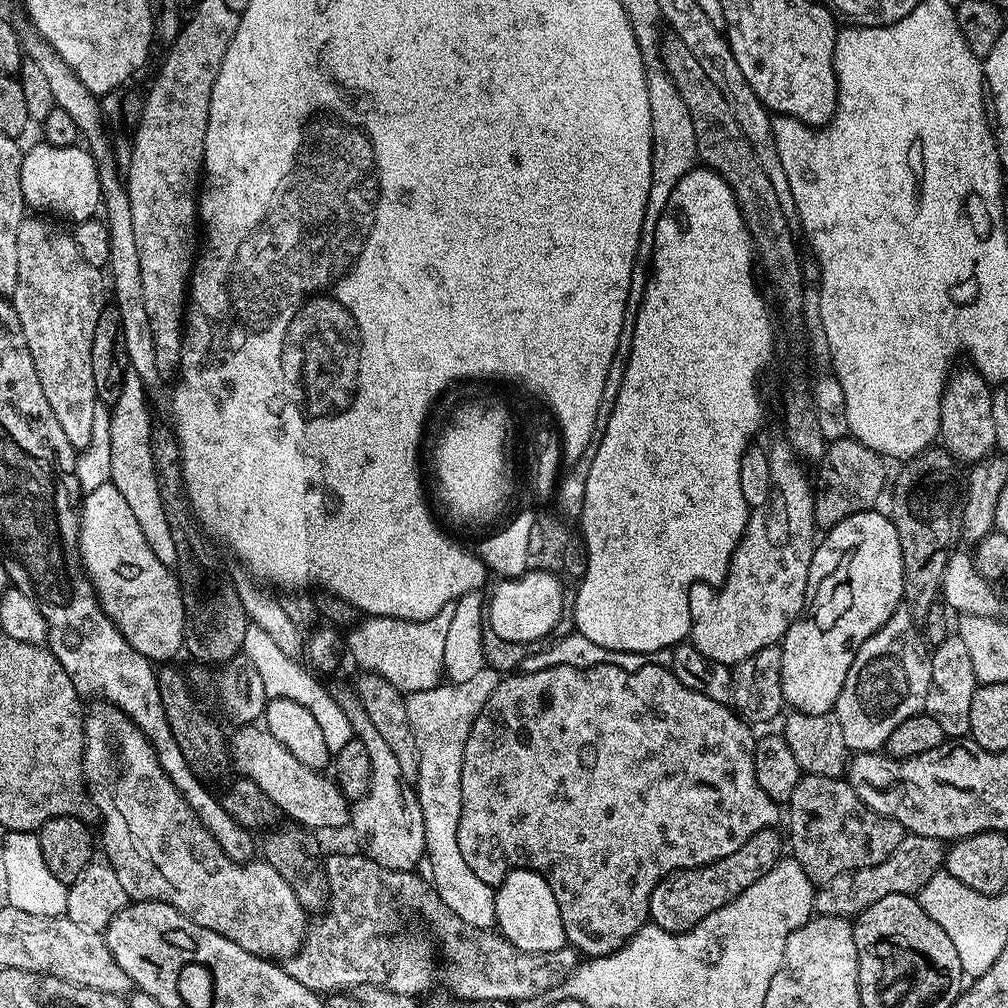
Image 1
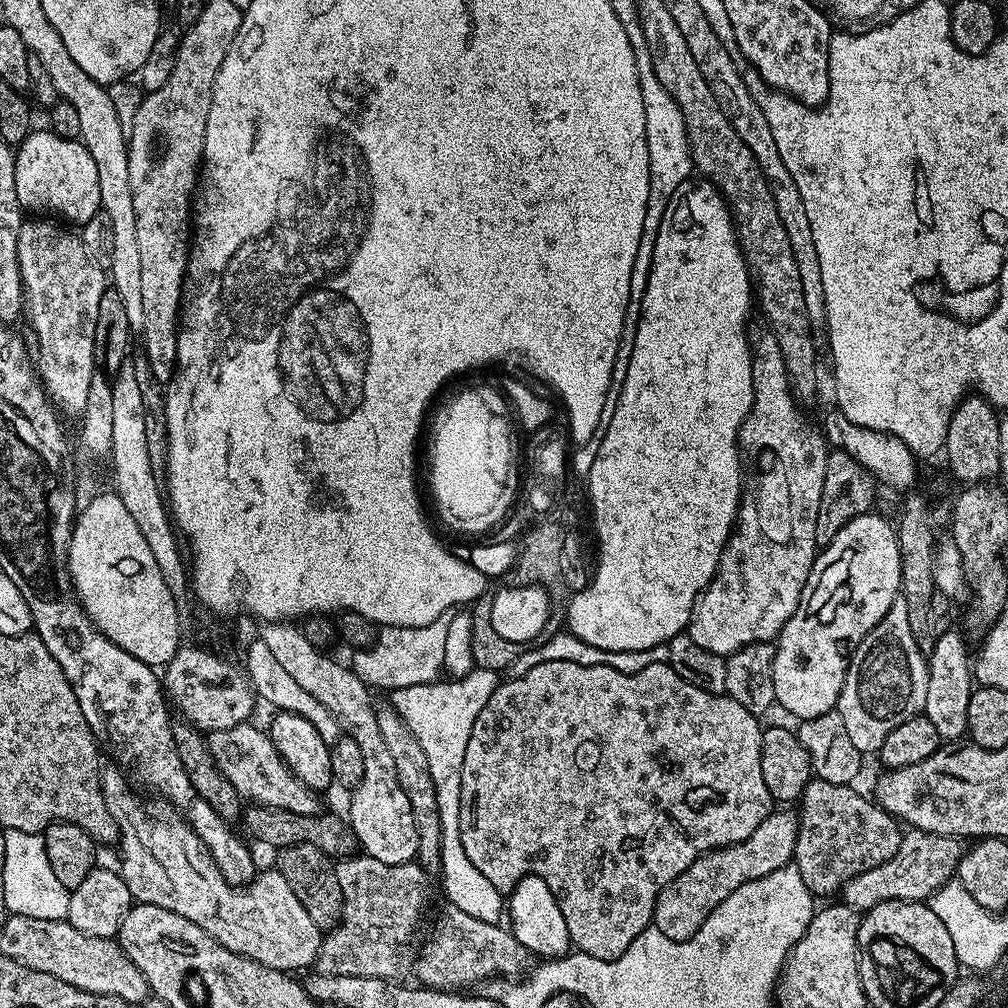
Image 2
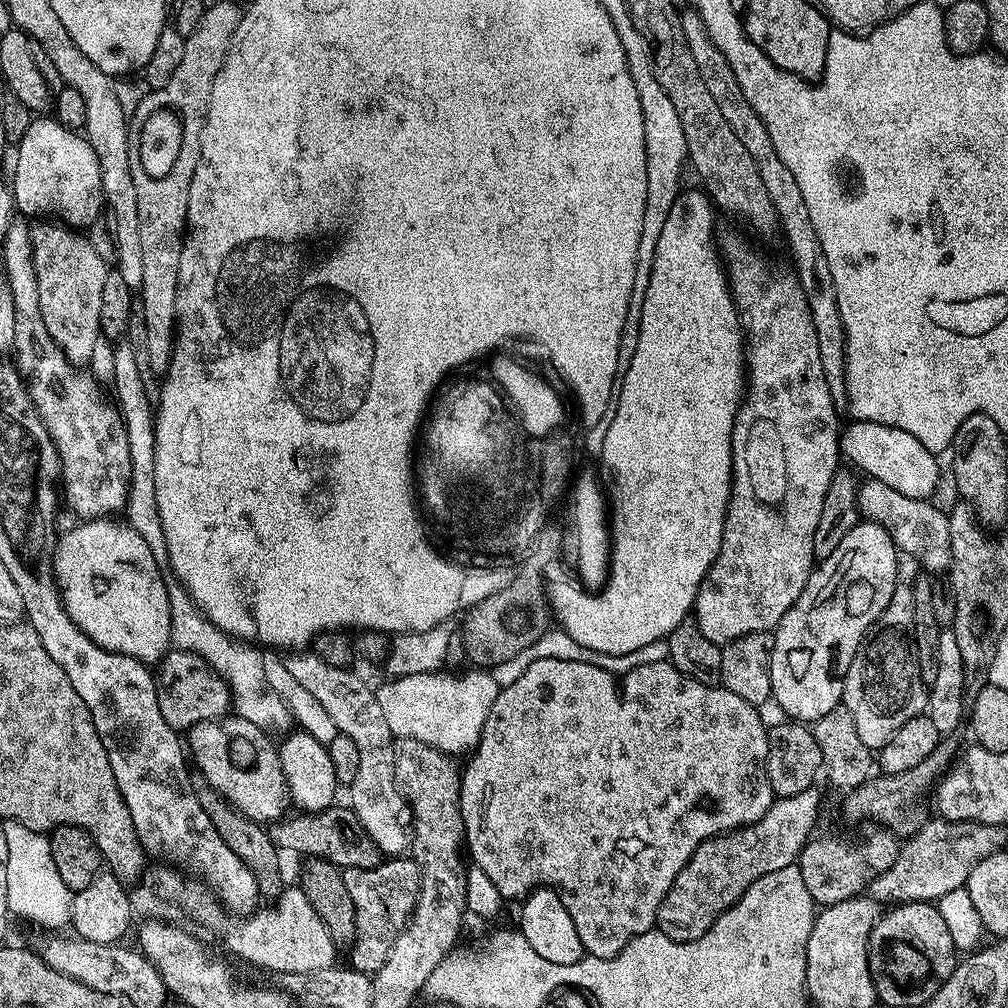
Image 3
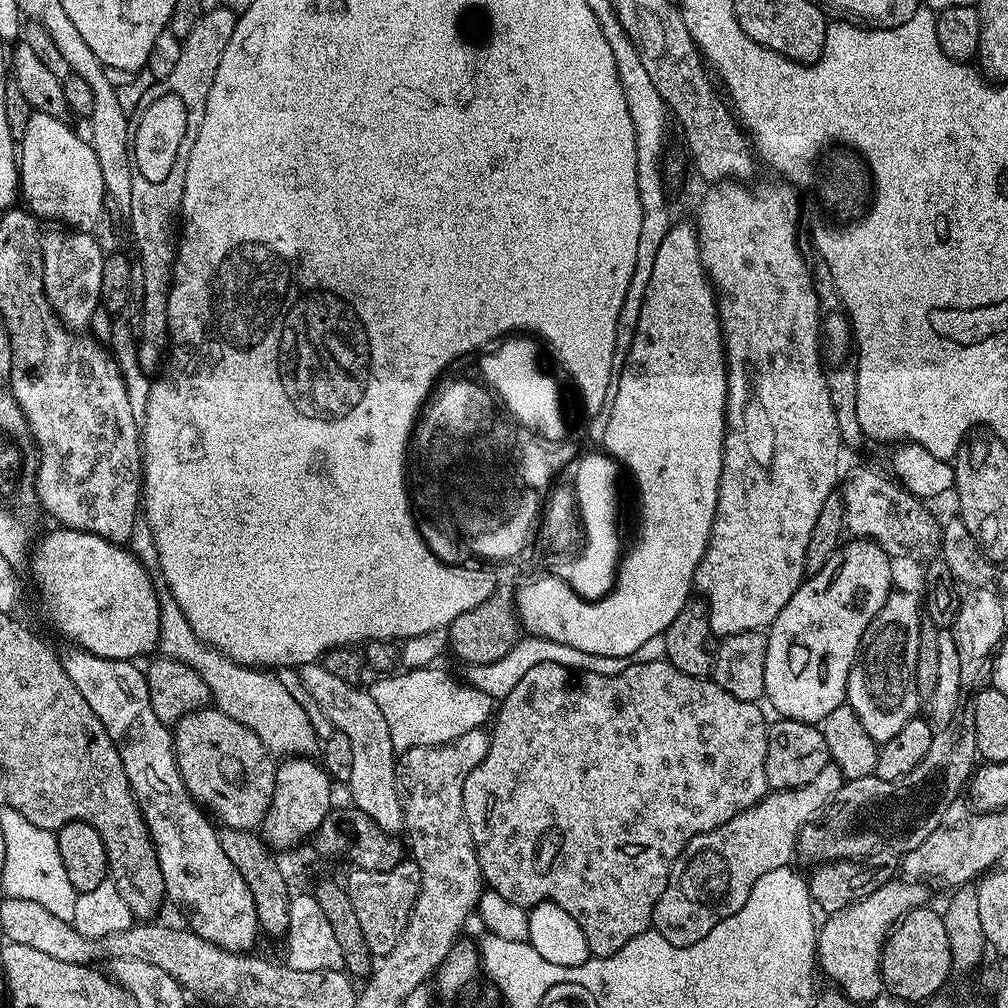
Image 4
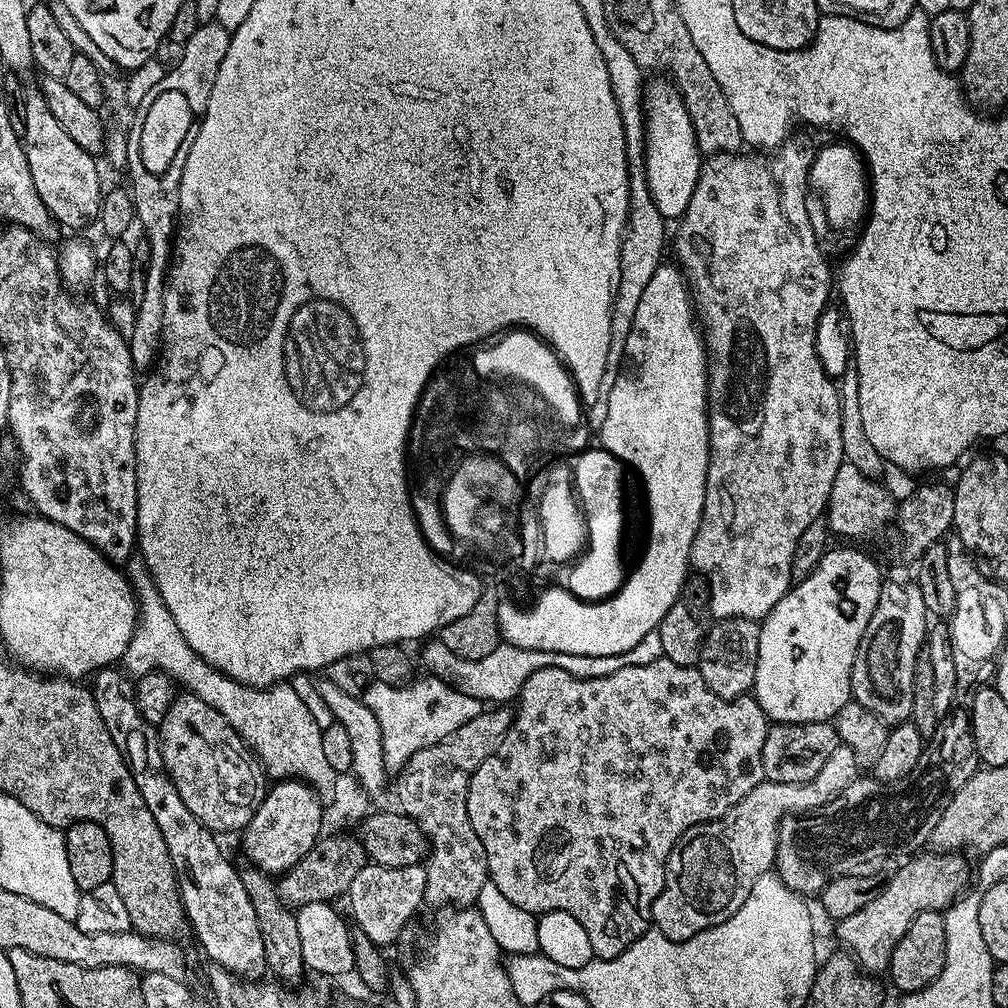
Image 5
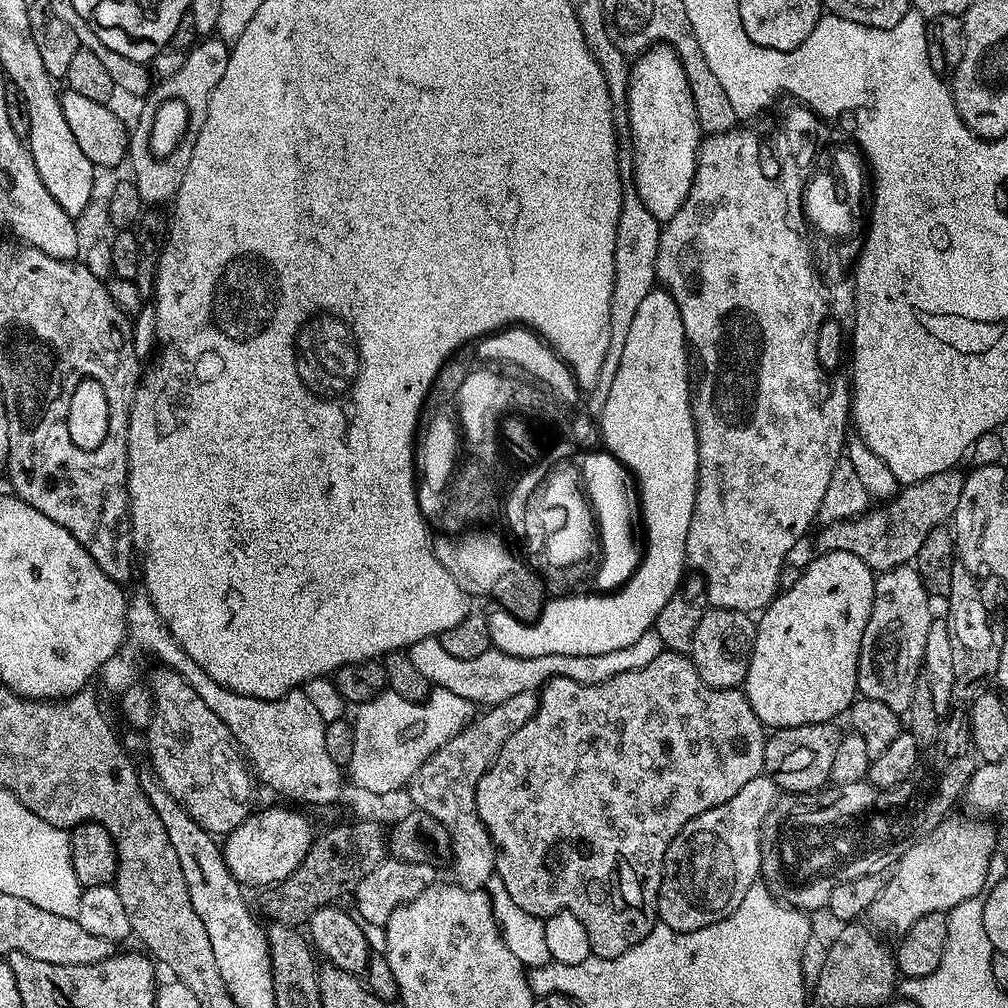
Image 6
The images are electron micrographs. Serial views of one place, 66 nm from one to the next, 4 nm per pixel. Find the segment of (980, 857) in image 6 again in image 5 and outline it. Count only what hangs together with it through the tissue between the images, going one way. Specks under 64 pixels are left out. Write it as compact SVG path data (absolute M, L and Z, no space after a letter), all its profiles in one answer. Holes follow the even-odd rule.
M916 854L905 859L900 869L881 887L880 893L858 914L850 914L850 918L839 921L835 925L836 936L843 947L854 957L861 969L868 974L887 973L888 963L892 957L894 946L910 930L910 922L918 918L918 914L927 912L944 912L969 887L970 864L960 854L932 854L922 856Z

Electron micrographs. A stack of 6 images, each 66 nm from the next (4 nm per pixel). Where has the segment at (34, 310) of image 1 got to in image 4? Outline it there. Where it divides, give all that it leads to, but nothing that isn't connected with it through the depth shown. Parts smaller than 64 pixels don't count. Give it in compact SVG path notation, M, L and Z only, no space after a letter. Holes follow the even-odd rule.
M75 230L45 231L40 237L42 250L42 268L44 274L44 293L52 308L60 317L61 324L68 330L84 330L89 327L95 308L101 305L100 291L102 290L102 266L105 252L98 246L92 232L77 232Z

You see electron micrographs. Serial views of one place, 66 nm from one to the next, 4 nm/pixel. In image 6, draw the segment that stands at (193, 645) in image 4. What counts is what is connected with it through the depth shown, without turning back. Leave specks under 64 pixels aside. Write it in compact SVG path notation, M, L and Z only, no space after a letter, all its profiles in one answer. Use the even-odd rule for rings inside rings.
M137 590L127 597L128 609L126 639L119 652L105 662L99 670L98 680L104 683L108 692L121 694L137 679L136 663L140 656L157 656L163 667L172 669L190 682L194 694L226 722L226 730L235 738L244 753L255 779L268 788L273 788L280 796L301 800L304 804L332 804L341 799L341 765L330 758L326 751L325 722L314 710L313 703L302 690L293 690L277 700L250 698L238 694L210 678L186 650L172 637L170 630L162 622L158 610L152 604L147 592Z

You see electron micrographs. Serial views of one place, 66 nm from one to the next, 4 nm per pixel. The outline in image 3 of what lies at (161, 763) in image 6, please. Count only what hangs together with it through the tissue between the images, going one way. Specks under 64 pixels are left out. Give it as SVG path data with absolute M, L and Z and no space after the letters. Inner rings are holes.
M228 714L221 719L198 722L186 732L186 748L190 753L191 763L192 760L196 763L195 771L204 776L211 788L218 790L218 794L222 794L222 798L230 802L230 806L234 806L255 824L265 826L281 819L287 813L284 811L290 808L288 787L280 765L280 753L274 740L272 744L272 740L273 737L258 726L254 726L254 722L246 722L246 718L235 714Z

